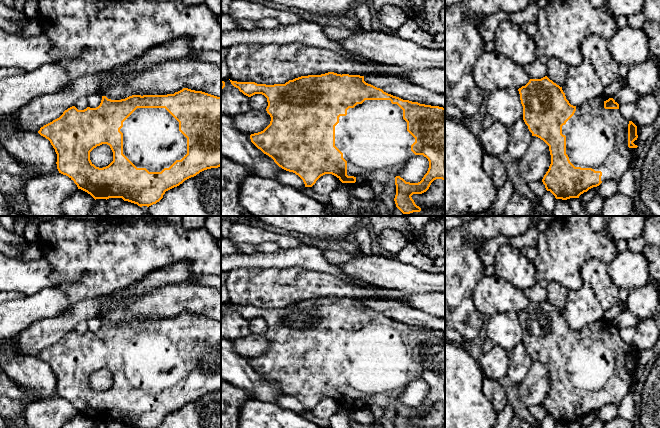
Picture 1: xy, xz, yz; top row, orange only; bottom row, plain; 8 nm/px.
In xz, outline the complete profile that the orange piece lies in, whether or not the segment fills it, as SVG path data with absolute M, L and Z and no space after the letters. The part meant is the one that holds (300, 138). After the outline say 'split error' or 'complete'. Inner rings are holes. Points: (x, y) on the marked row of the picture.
M328 72L321 75L301 76L293 80L289 80L285 84L274 85L257 84L255 82L237 82L232 80L230 80L230 82L234 87L238 88L240 92L248 97L255 94L262 94L267 98L268 106L266 111L271 117L270 124L263 131L251 134L251 142L264 154L271 157L279 167L298 175L303 180L305 187L312 187L316 181L325 174L332 174L336 176L342 183L357 183L359 185L370 185L371 183L381 183L386 185L392 183L396 185L396 195L394 198L396 207L403 214L410 214L421 211L421 208L415 204L411 197L413 194L422 194L426 192L431 183L436 179L442 179L445 181L445 108L443 107L403 100L384 92L380 88L366 83L364 81L364 76L360 75L341 75L334 72ZM414 155L423 155L429 161L428 171L418 183L406 182L400 177L400 171L406 162Z; split error

